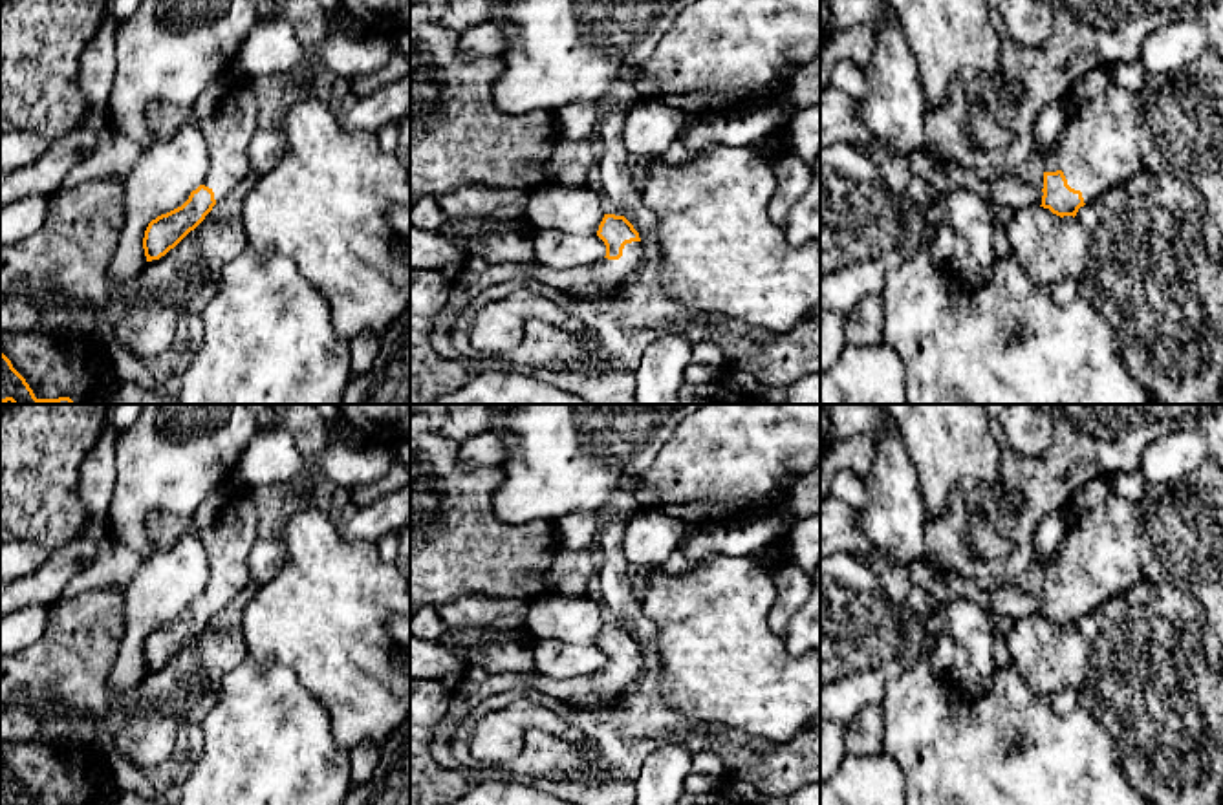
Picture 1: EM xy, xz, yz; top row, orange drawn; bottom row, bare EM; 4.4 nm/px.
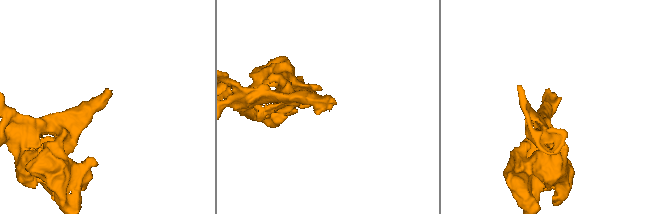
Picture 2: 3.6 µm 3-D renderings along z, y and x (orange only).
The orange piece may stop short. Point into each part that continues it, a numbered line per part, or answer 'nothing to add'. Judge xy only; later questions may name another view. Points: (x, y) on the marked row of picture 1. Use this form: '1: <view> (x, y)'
1: xy (227, 128)

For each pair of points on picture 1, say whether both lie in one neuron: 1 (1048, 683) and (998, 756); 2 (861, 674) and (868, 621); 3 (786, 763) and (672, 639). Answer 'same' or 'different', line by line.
1: different
2: same
3: different

